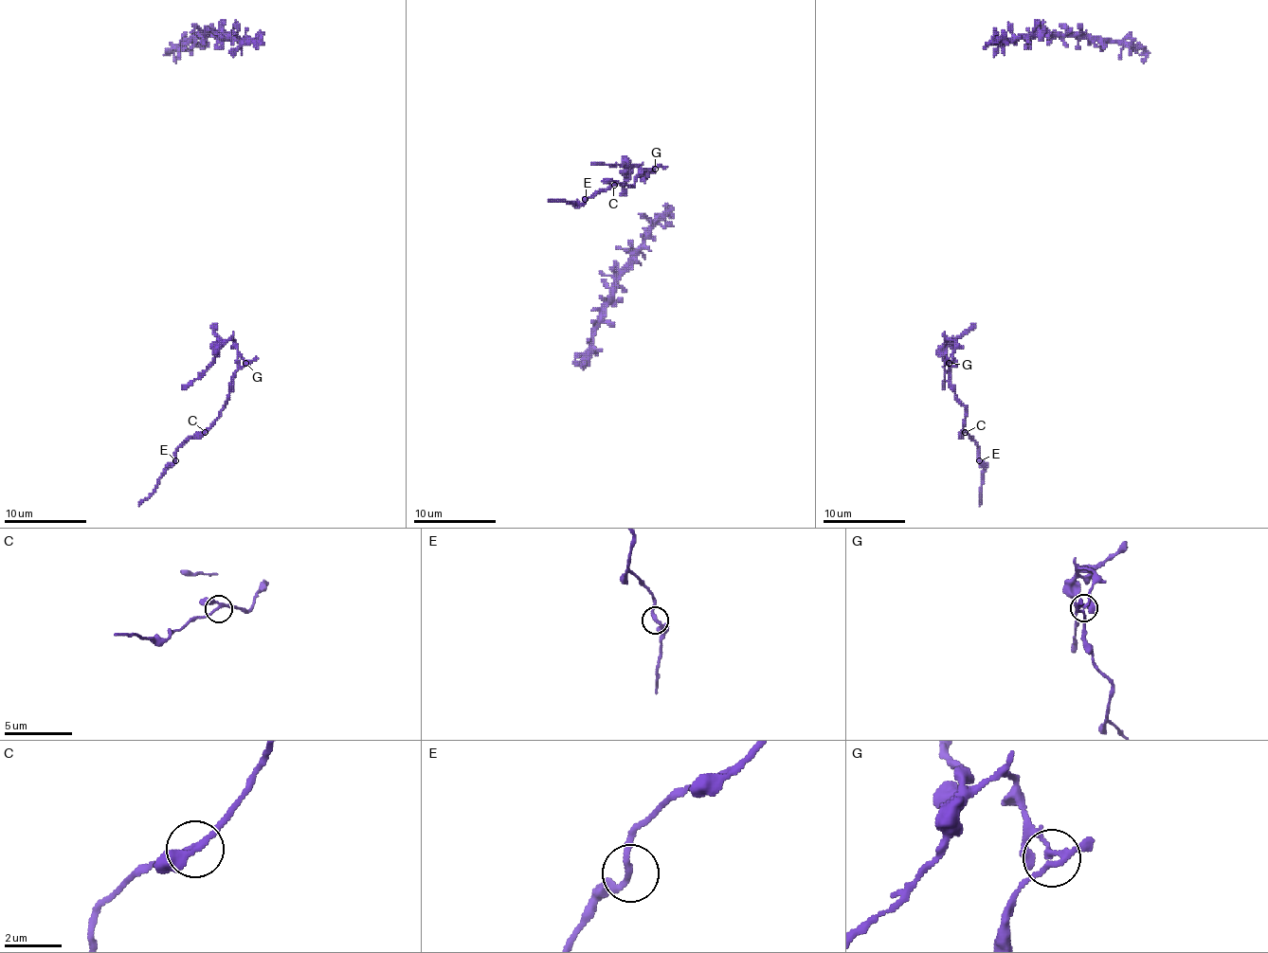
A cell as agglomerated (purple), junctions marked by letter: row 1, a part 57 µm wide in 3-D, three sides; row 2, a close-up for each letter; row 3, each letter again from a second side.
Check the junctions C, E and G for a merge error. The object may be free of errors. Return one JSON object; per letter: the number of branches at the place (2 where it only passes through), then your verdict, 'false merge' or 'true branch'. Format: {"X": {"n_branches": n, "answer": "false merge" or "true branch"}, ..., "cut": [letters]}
{"C": {"n_branches": 3, "answer": "true branch"}, "E": {"n_branches": 2, "answer": "true branch"}, "G": {"n_branches": 3, "answer": "false merge"}, "cut": ["G"]}

